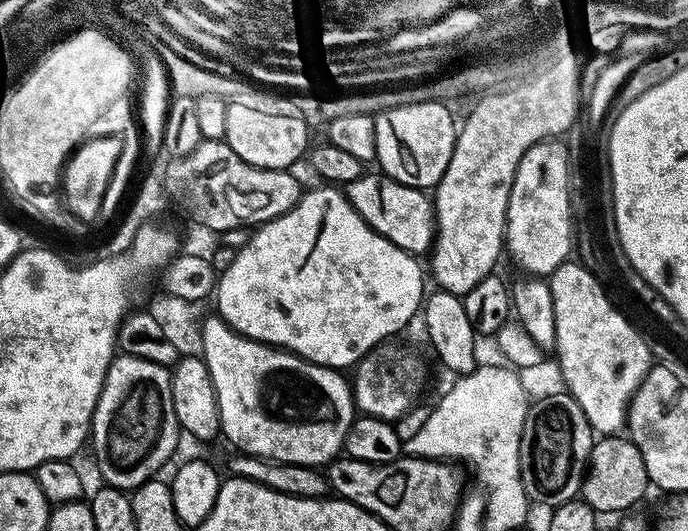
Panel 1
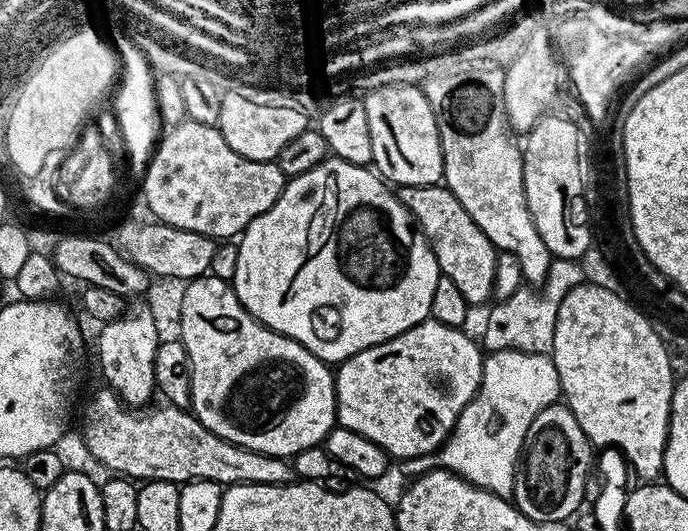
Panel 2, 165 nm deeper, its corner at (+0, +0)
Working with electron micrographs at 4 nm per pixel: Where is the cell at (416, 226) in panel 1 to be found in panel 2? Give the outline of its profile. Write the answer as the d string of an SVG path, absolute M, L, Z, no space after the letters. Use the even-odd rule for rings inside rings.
M423 184L417 188L407 186L399 189L400 201L407 206L410 214L418 221L434 258L440 267L440 275L450 278L458 290L468 299L469 305L484 304L493 299L492 287L495 280L495 266L498 249L482 234L482 230L466 214L462 202L454 198L447 186Z

